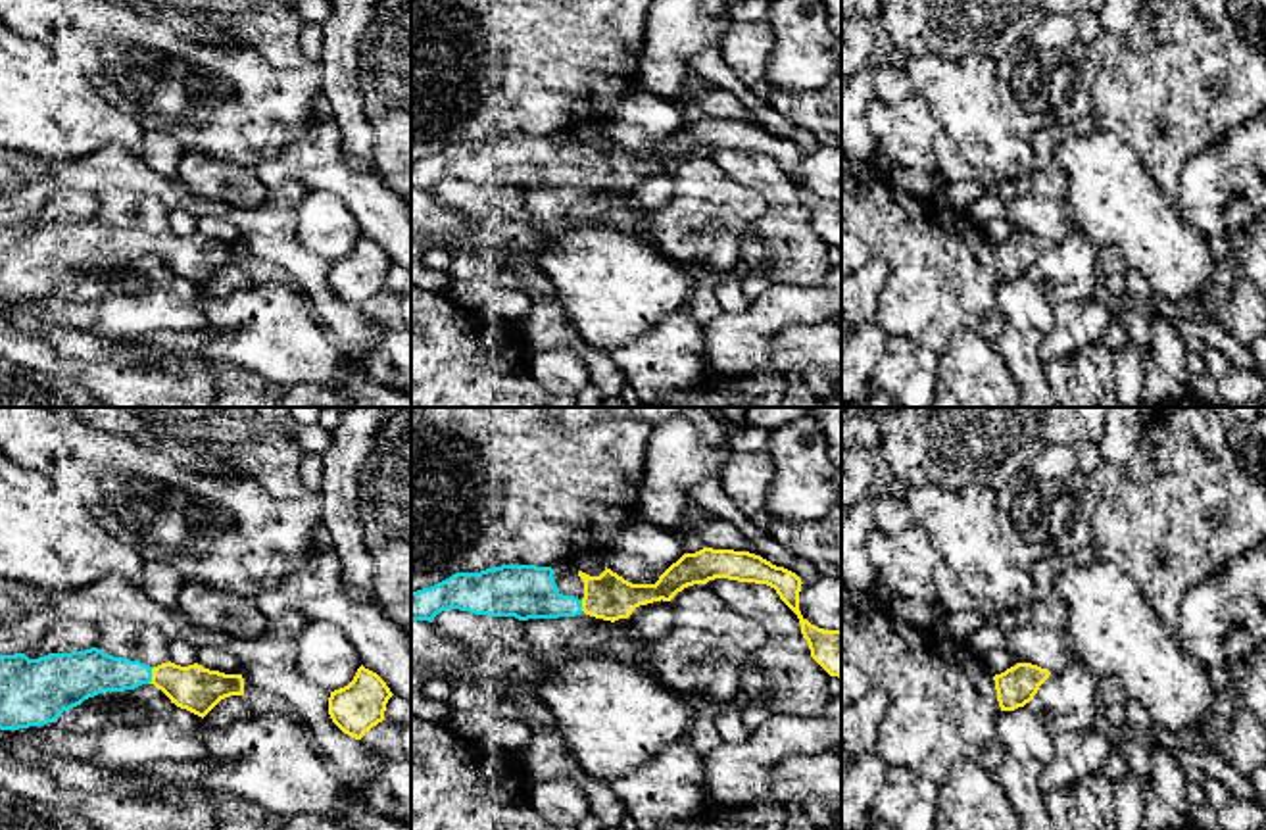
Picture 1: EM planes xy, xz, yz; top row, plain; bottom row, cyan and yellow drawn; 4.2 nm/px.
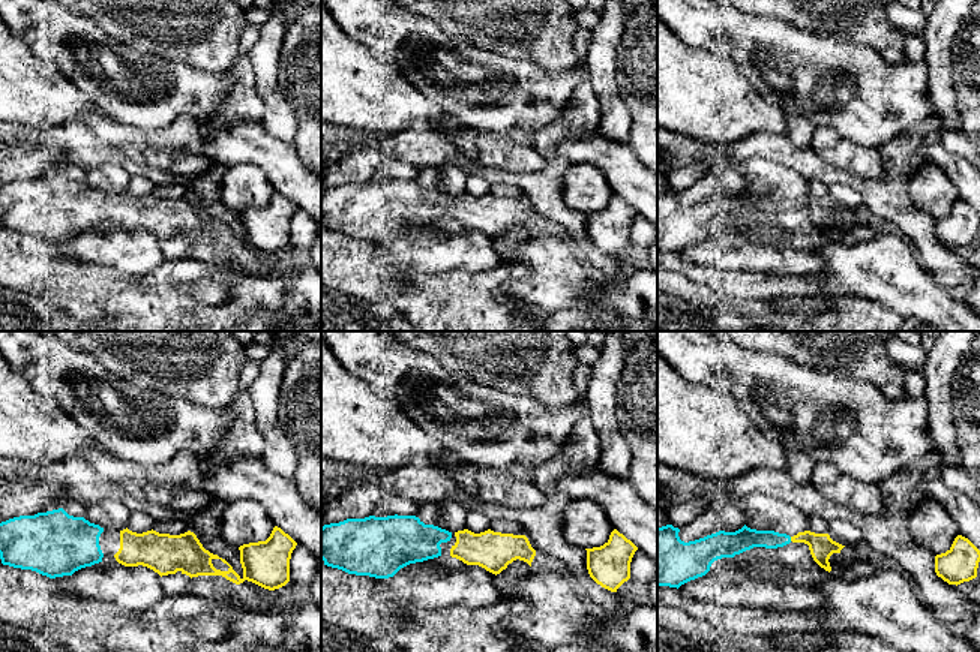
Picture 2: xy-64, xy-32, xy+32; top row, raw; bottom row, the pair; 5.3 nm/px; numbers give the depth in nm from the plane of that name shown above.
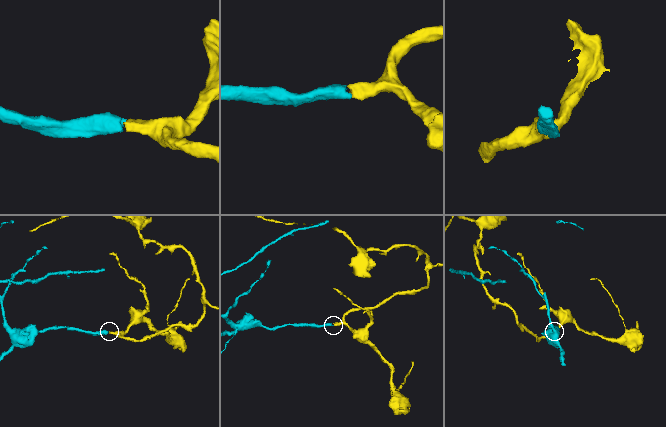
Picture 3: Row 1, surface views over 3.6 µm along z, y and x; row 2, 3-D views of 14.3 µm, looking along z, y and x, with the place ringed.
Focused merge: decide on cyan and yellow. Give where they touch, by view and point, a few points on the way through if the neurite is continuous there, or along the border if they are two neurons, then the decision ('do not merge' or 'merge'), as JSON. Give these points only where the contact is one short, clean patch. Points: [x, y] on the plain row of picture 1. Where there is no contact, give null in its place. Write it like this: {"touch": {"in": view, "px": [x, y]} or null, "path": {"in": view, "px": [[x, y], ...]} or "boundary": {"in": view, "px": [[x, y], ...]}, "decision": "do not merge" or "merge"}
{"touch": {"in": "xy", "px": [150, 246]}, "path": {"in": "xy", "px": [[91, 241], [150, 246], [168, 246], [194, 258]]}, "decision": "merge"}

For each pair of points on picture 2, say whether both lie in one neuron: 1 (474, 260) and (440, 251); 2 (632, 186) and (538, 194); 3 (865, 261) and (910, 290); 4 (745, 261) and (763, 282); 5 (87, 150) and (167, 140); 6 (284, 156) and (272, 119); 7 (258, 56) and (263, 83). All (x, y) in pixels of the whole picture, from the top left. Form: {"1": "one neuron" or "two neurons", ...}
{"1": "one neuron", "2": "two neurons", "3": "one neuron", "4": "two neurons", "5": "two neurons", "6": "two neurons", "7": "one neuron"}

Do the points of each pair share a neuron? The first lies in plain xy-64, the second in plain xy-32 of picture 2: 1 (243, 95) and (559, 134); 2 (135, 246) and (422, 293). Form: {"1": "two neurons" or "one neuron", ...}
{"1": "one neuron", "2": "two neurons"}

